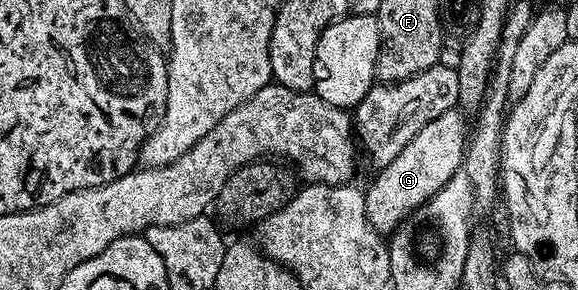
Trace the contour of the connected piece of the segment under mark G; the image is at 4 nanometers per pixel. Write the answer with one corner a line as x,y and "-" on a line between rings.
454,108
443,112
443,116
435,116
427,128
420,130
409,141
407,148
391,160
391,164
380,167
376,171
370,186
364,187
367,220
377,229
378,234
389,236
397,227
425,203
432,194
439,192
465,159
467,145
466,115
460,109

